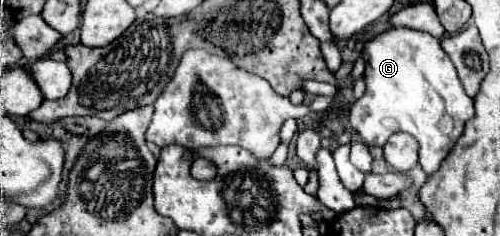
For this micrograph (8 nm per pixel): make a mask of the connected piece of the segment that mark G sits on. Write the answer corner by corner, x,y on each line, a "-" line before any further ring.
390,28
380,34
374,34
370,40
364,42
362,58
366,62
364,80
366,80
366,92
360,100
354,102
350,108
348,120
352,130
368,144
368,146
384,146
386,140
394,132
408,132
412,134
420,144
420,166
426,174
434,174
440,166
440,162
446,158
450,148
456,144
464,130
464,122
474,116
472,98
464,92
454,64
448,58
448,54
442,50
440,40
434,38
428,32
412,30
412,28

